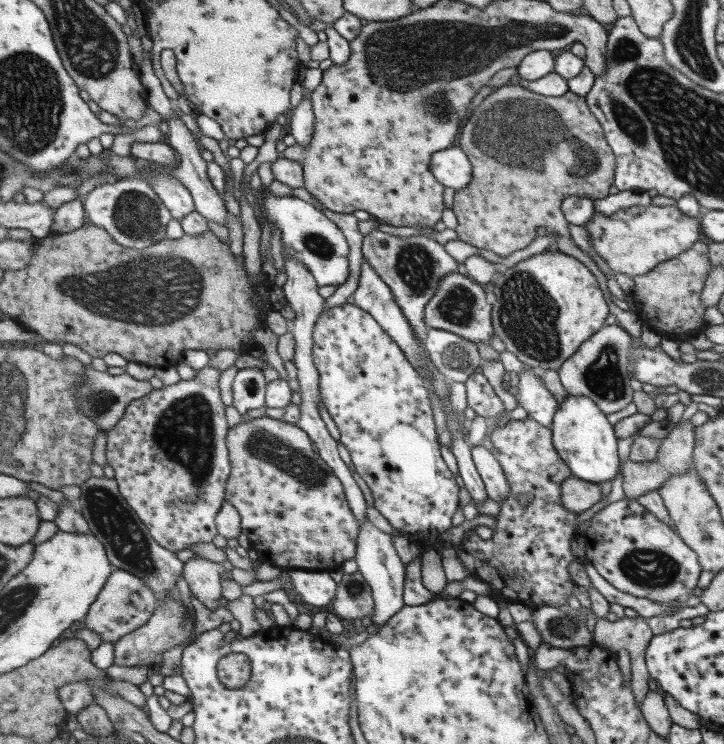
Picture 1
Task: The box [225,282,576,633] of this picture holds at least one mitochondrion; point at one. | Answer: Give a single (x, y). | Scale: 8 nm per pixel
(267, 447)

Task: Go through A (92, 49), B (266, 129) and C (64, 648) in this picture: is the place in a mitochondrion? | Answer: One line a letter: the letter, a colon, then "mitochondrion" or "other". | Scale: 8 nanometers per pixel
A: mitochondrion
B: other
C: other

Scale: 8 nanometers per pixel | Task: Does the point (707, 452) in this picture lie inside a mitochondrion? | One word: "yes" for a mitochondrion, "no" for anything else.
no

